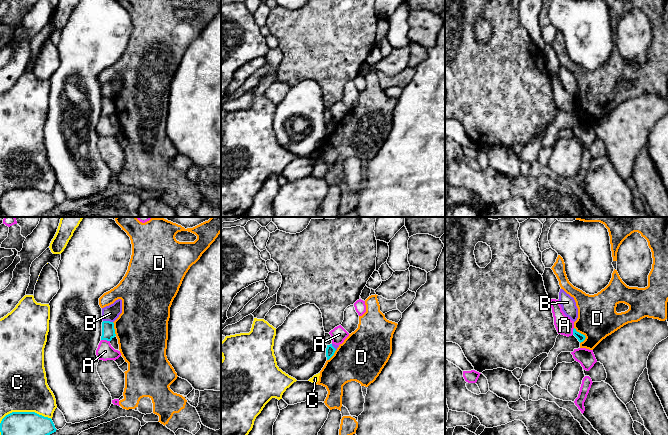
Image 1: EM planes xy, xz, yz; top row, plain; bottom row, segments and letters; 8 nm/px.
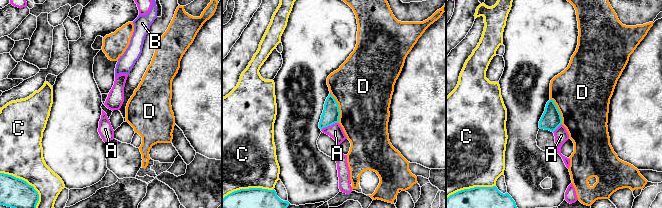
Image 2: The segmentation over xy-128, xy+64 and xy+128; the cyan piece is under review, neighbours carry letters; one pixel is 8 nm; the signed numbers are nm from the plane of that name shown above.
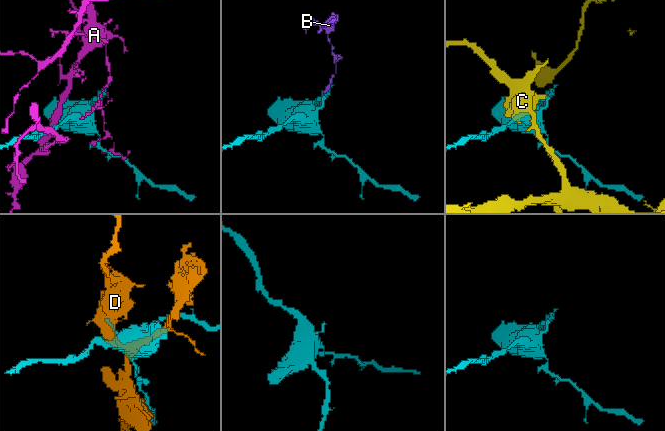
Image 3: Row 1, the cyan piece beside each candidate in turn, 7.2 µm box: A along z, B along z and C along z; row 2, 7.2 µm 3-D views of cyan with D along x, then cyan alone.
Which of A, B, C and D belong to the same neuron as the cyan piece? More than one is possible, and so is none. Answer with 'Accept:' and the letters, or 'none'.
Accept: none

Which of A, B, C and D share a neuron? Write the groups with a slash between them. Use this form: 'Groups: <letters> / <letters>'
Groups: A / B / C / D

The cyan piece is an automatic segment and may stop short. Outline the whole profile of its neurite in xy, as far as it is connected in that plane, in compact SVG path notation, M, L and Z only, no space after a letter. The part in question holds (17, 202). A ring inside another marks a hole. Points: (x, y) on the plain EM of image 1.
M12 188L0 199L3 217L40 217L56 206L51 194L35 188Z

